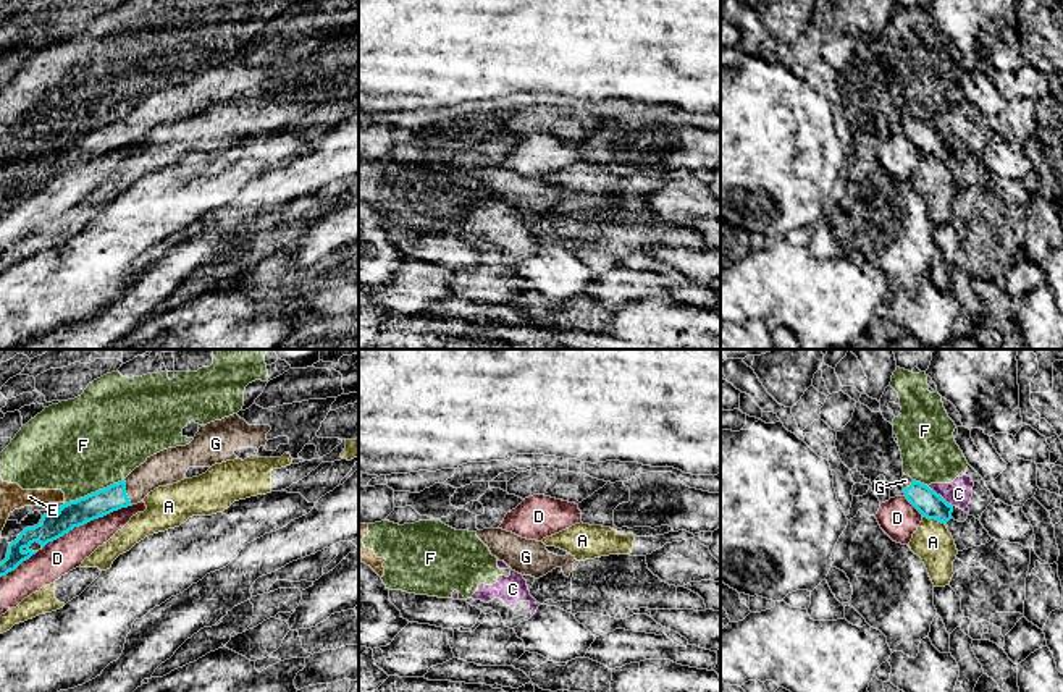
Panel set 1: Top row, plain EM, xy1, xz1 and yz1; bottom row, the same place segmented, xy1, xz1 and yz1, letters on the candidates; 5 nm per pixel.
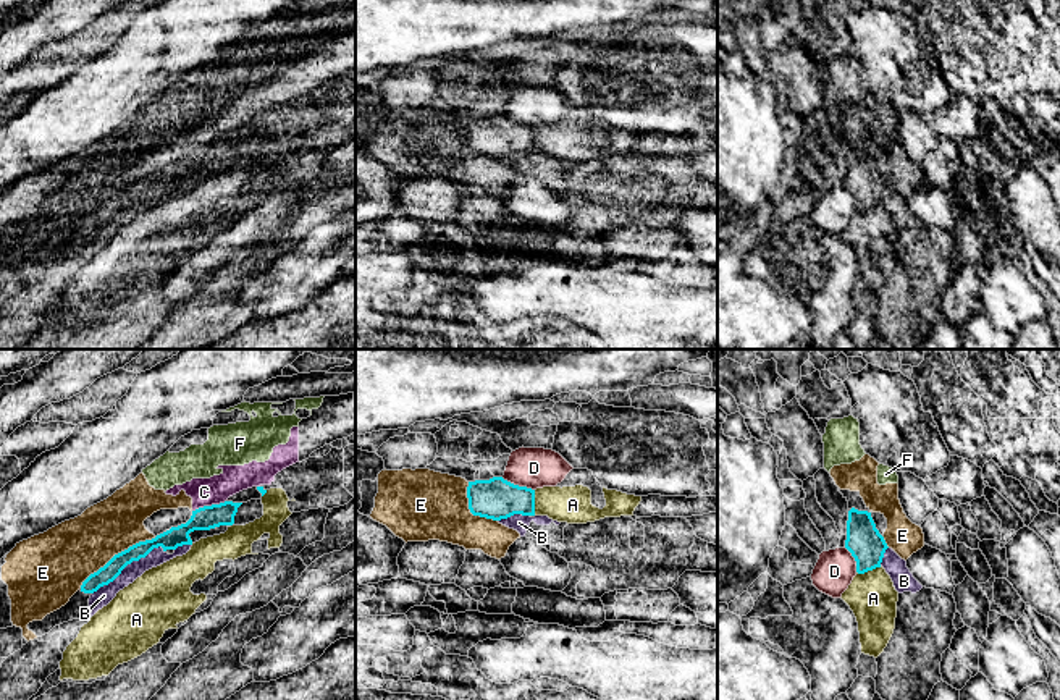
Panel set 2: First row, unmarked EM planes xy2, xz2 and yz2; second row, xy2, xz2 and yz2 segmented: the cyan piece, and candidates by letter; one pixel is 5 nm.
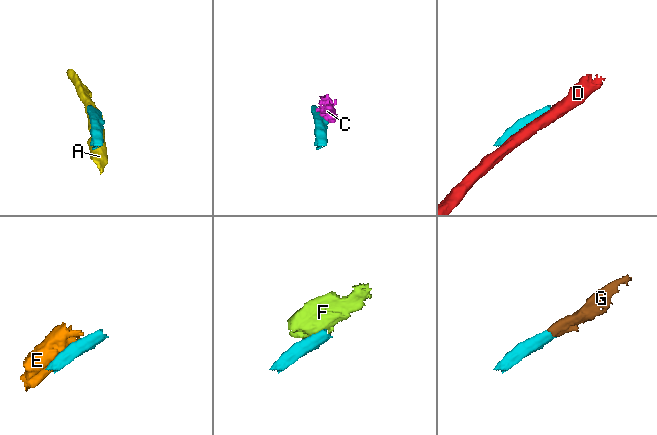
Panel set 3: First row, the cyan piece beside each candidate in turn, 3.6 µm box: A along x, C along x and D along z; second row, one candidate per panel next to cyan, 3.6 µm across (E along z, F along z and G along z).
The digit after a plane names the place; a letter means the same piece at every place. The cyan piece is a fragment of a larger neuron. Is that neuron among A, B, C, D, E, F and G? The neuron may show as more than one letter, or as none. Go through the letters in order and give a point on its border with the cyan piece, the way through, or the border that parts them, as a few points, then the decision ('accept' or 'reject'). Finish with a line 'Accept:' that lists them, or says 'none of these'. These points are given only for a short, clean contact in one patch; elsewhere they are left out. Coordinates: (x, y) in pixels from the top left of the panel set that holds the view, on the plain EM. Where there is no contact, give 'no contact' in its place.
A: meets cyan in xz2 at (534, 141); reject
B: meets cyan in xy2 at (128, 201); border along xy2 (164, 186), (154, 185), (133, 198), (92, 231); reject
C: meets cyan in xy2 at (209, 144); border along xy2 (225, 138), (199, 144), (193, 149); reject
D: meets cyan in xy1 at (88, 159); reject
E: meets cyan in xy2 at (118, 191); reject
F: meets cyan in xy1 at (96, 130); border along xy1 (123, 117), (67, 141); reject
G: meets cyan in xy1 at (125, 131); runs through xy1 (112, 136), (125, 131), (165, 105); accept
Accept: G

